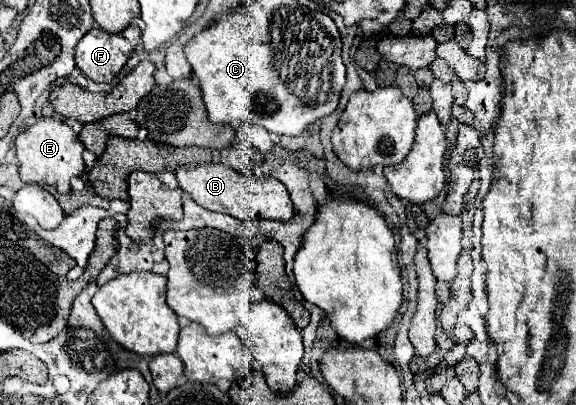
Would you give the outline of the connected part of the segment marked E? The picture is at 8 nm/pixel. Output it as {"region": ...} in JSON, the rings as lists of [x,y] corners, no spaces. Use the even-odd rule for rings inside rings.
{"region":[[[40,118],[34,126],[26,128],[16,136],[16,156],[20,162],[20,178],[30,184],[42,184],[52,186],[60,194],[70,192],[70,178],[80,176],[84,172],[84,160],[82,160],[84,144],[78,140],[78,134],[72,132],[72,128],[54,118]]]}

